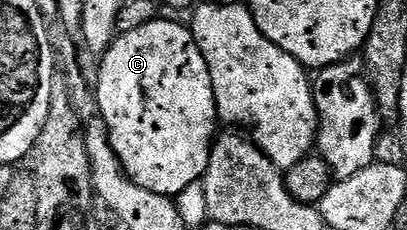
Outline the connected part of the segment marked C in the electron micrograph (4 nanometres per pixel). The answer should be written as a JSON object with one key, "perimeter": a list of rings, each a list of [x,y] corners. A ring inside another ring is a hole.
{"perimeter":[[[163,21],[150,22],[116,37],[98,59],[99,83],[94,83],[93,93],[98,113],[107,125],[113,152],[119,157],[127,177],[141,188],[149,188],[149,192],[175,198],[207,173],[211,148],[217,138],[217,111],[213,80],[190,29],[184,23],[182,26],[179,22]]]}

